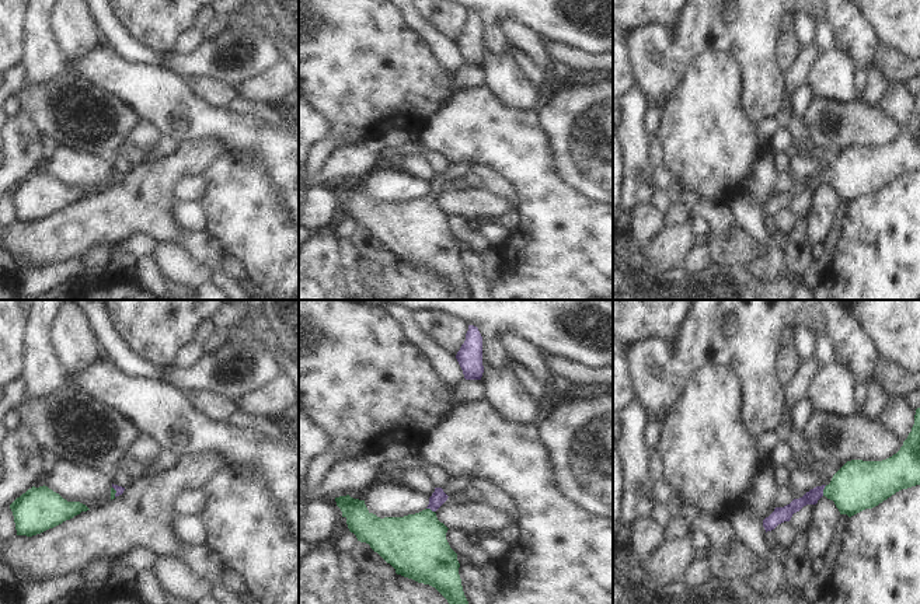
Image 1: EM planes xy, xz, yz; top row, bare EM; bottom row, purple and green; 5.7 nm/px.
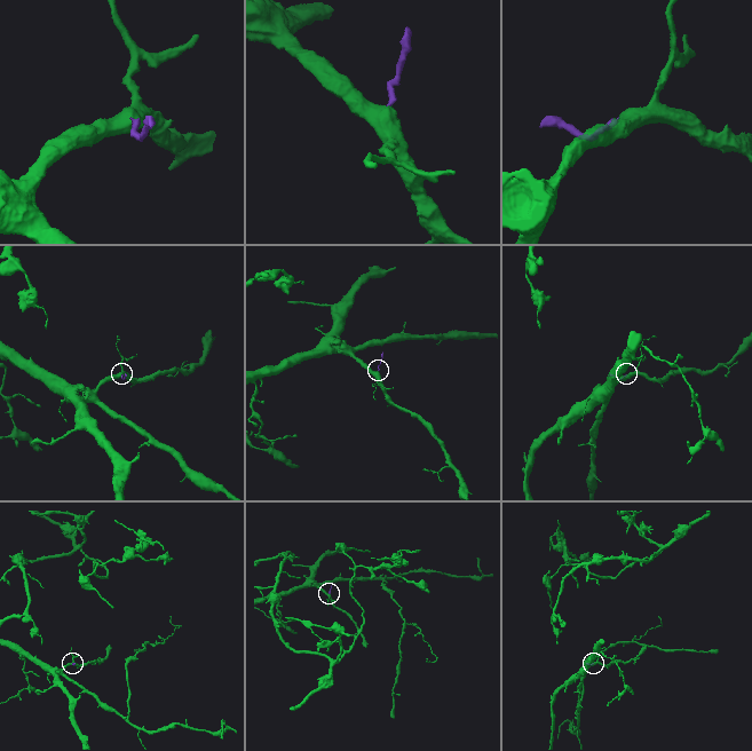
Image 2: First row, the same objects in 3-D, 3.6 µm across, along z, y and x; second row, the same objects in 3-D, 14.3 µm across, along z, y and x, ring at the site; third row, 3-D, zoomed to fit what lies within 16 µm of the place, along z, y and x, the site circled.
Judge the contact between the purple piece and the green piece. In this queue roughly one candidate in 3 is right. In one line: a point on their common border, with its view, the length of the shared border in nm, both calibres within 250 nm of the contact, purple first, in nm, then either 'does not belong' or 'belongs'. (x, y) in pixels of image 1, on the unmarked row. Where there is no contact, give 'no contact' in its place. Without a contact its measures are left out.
meets purple in yz at (822, 177); contact 70 nm long; 80 nm thick on the purple side, 280 nm on the other; belongs

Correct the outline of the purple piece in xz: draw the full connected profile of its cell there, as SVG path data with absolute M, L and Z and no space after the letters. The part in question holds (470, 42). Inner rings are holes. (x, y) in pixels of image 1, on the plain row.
M468 11L466 27L456 41L466 66L481 66L482 52L482 22L477 13Z

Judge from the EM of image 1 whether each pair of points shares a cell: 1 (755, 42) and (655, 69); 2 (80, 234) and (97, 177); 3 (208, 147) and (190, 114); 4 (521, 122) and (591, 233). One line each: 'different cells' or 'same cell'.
1: same cell
2: different cells
3: different cells
4: same cell

